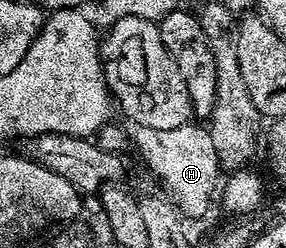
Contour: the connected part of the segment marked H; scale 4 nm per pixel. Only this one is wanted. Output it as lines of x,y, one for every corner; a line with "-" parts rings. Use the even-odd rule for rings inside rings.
188,124
177,128
145,128
135,126
135,146
143,157
143,162
167,185
166,193
173,199
180,215
184,219
203,218
211,206
211,197
216,197
221,186
221,167
217,160
217,148
213,148
213,136
210,129
203,124

